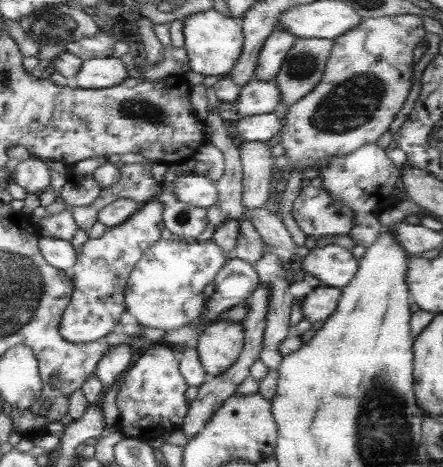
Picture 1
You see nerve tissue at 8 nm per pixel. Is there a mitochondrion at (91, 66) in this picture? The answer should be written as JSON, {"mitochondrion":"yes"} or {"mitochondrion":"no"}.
{"mitochondrion":"no"}

